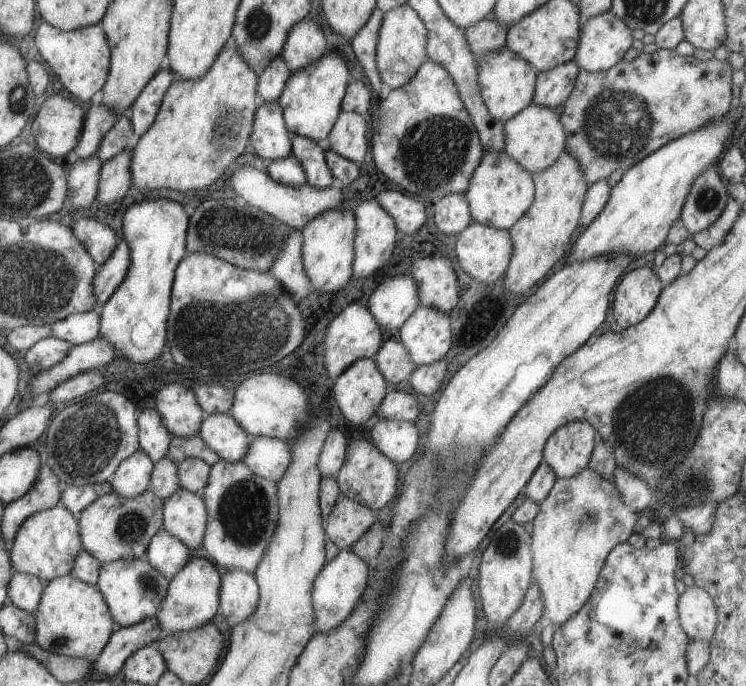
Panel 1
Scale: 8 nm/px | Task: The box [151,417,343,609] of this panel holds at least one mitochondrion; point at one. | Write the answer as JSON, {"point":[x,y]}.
{"point":[244,512]}

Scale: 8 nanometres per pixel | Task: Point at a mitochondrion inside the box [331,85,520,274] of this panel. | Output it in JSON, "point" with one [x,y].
{"point":[435,151]}

